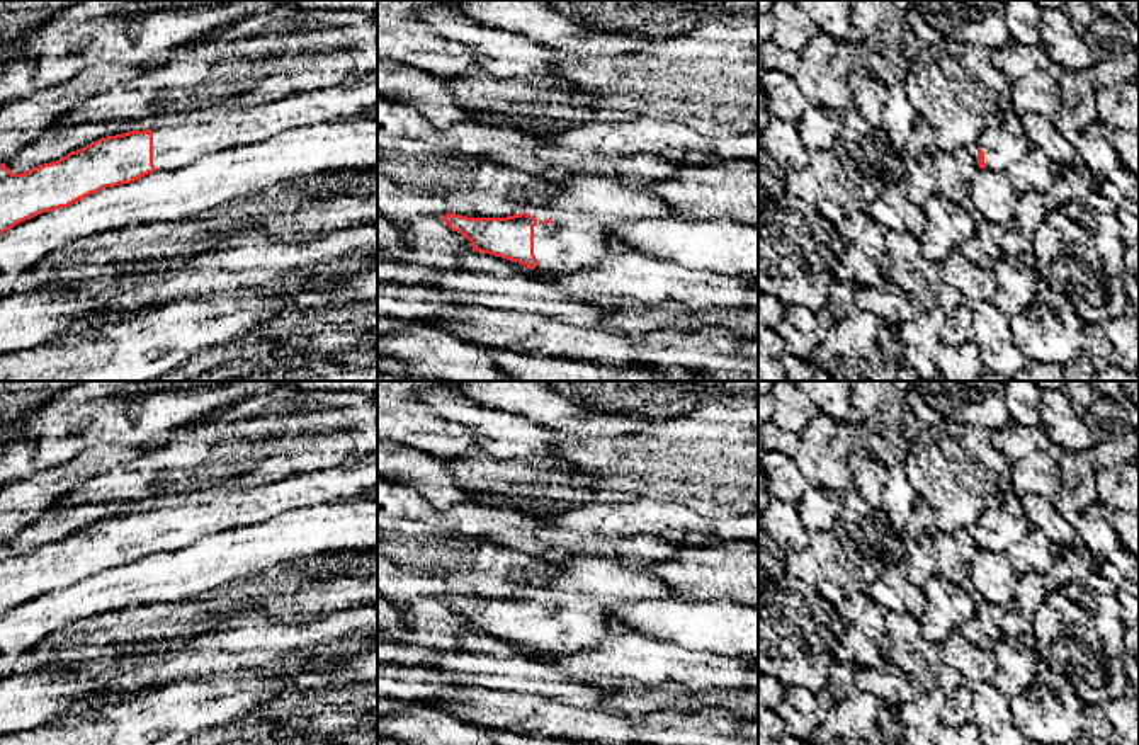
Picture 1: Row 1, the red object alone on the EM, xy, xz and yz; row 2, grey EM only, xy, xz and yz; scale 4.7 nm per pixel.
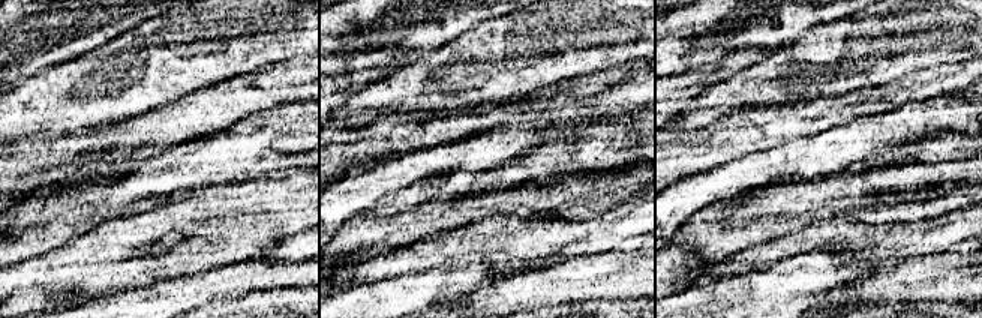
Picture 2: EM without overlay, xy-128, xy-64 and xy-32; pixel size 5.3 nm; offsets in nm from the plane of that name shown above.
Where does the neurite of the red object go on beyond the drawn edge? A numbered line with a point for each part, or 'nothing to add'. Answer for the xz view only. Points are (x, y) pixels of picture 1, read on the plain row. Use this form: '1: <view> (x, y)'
1: xz (575, 621)

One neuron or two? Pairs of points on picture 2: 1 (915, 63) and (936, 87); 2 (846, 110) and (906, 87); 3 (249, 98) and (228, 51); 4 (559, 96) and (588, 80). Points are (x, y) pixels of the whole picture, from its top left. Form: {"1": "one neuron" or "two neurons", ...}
{"1": "two neurons", "2": "one neuron", "3": "two neurons", "4": "one neuron"}

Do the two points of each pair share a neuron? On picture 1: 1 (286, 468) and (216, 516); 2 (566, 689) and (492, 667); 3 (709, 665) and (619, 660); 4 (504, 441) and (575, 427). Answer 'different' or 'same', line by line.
1: different
2: same
3: same
4: different

